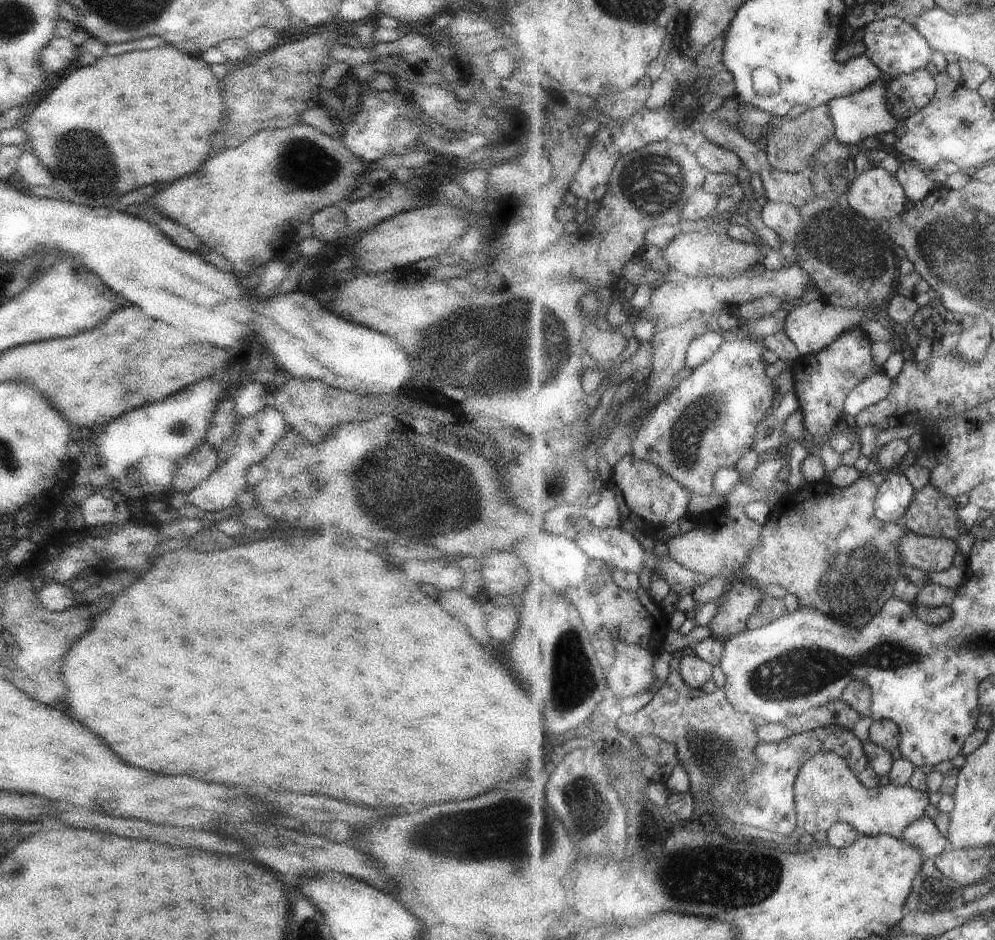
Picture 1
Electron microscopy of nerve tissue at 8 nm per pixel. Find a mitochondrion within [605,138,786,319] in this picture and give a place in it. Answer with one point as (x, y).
(652, 182)

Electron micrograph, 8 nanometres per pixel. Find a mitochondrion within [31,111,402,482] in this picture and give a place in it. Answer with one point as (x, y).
(82, 152)

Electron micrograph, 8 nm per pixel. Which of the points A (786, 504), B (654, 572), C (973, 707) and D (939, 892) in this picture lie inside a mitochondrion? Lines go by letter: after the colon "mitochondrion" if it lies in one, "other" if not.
A: other
B: other
C: other
D: mitochondrion

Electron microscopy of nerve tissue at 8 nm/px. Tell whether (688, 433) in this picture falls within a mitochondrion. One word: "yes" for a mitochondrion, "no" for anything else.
yes

